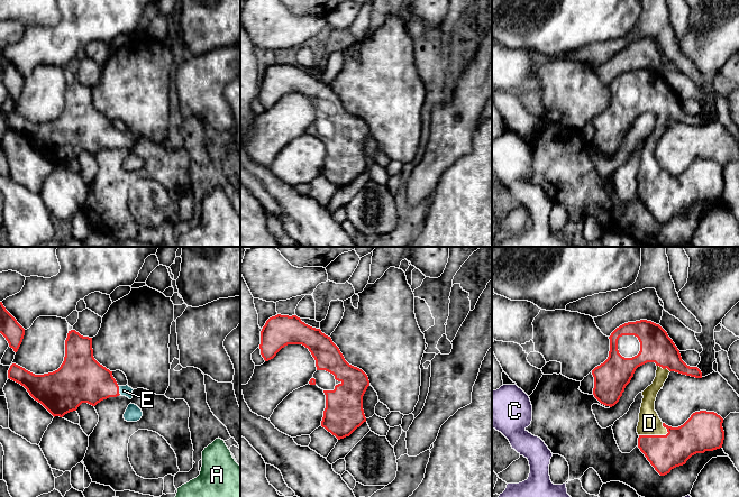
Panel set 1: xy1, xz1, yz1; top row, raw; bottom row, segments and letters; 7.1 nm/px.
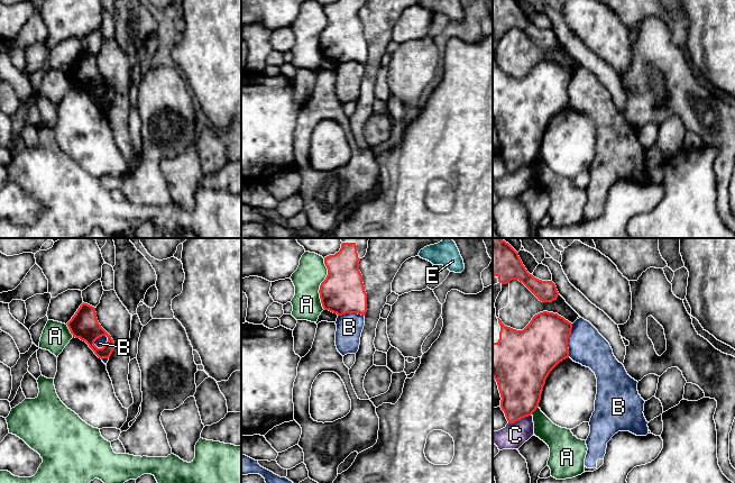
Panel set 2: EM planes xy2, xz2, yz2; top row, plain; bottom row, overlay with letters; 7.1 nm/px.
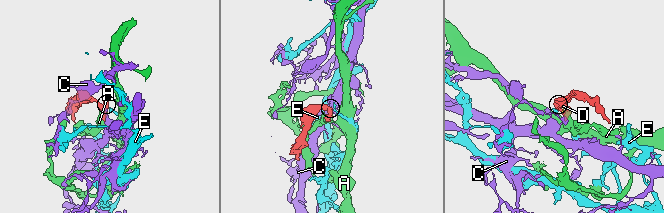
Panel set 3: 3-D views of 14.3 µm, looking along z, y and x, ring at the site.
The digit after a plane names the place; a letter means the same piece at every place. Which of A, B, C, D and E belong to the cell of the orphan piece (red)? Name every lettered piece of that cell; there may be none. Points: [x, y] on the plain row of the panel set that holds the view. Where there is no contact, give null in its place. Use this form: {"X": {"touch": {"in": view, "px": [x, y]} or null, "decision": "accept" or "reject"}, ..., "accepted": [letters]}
{"A": {"touch": {"in": "xz2", "px": [321, 33]}, "decision": "reject"}, "B": {"touch": {"in": "xy2", "px": [100, 84]}, "decision": "reject"}, "C": {"touch": {"in": "yz2", "px": [520, 167]}, "decision": "reject"}, "D": {"touch": {"in": "yz1", "px": [654, 184]}, "decision": "accept"}, "E": {"touch": {"in": "xy1", "px": [118, 139]}, "decision": "accept"}, "accepted": ["D", "E"]}

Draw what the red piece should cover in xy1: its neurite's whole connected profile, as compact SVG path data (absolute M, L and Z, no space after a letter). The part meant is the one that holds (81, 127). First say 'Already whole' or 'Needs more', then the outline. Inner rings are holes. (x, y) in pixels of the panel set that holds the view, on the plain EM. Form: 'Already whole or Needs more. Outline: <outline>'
Needs more. Outline: M75 79L67 82L64 110L57 119L35 123L12 112L8 127L24 135L54 166L76 159L82 151L95 155L119 144L131 148L134 139L117 132L112 120L94 108L92 86Z

